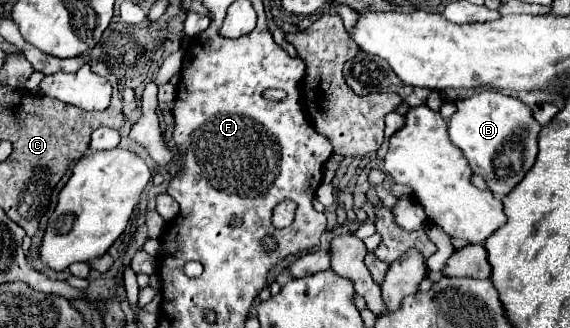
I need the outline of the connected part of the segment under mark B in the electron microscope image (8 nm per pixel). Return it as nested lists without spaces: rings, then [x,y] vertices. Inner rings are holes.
[[[481,91],[475,93],[469,99],[463,99],[457,105],[457,113],[449,121],[449,137],[451,141],[463,151],[465,159],[469,161],[469,167],[473,173],[479,173],[487,187],[503,199],[509,195],[509,191],[515,189],[515,185],[525,177],[525,173],[533,167],[535,155],[537,155],[537,135],[541,131],[541,125],[531,117],[531,111],[525,103],[519,99],[507,97],[499,91]],[[501,153],[513,155],[511,167],[513,175],[511,177],[495,177],[493,167],[499,159]]]

